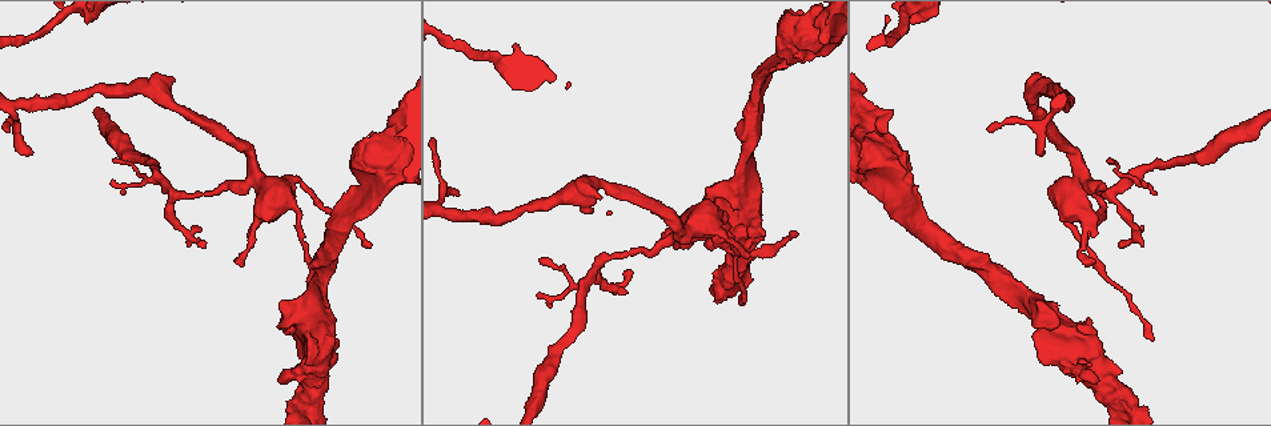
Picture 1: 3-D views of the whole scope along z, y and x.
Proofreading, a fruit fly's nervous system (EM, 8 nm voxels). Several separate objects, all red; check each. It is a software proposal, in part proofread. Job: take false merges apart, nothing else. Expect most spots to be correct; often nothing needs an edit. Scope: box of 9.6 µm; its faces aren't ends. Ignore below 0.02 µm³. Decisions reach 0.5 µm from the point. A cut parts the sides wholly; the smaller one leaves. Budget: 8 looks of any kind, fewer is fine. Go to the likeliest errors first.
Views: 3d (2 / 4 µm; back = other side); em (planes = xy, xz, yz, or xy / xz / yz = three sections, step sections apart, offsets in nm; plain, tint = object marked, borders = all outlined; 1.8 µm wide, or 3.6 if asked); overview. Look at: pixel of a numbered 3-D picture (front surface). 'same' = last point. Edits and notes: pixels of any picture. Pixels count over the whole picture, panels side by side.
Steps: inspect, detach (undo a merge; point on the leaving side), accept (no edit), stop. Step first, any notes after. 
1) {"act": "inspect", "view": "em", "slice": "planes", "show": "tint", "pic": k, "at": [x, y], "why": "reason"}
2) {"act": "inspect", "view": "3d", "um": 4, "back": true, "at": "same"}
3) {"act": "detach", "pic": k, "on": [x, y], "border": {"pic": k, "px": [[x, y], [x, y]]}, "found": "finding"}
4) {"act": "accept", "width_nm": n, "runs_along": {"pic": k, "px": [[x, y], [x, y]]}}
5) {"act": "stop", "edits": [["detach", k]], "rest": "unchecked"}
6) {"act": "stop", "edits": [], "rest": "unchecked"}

{"act": "inspect", "view": "3d", "um": 2, "back": true, "pic": 1, "at": [1081, 186], "why": "abrupt turn"}

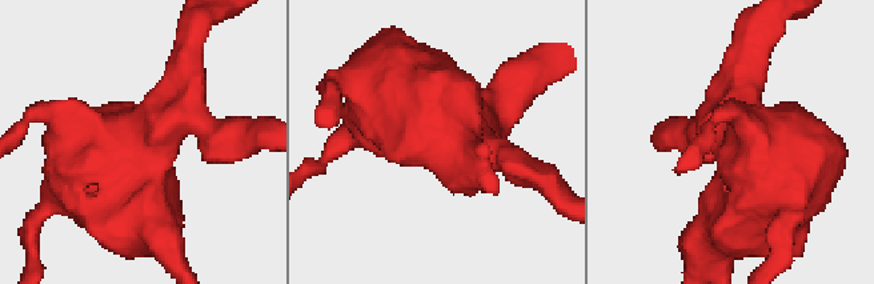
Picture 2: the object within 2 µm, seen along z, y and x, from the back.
{"act": "inspect", "view": "em", "slice": "planes", "show": "tint", "pic": 2, "at": [738, 144]}

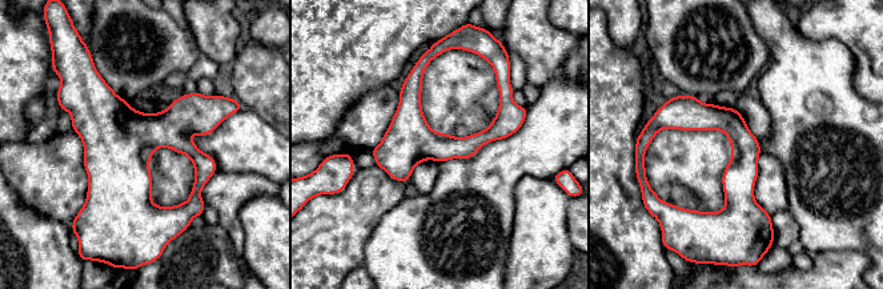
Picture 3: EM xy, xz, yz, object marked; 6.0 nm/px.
{"act": "accept", "found": "all the same cell"}

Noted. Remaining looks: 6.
{"act": "inspect", "view": "em", "slice": "xy", "step": 8, "show": "borders", "pic": 1, "at": [778, 60]}

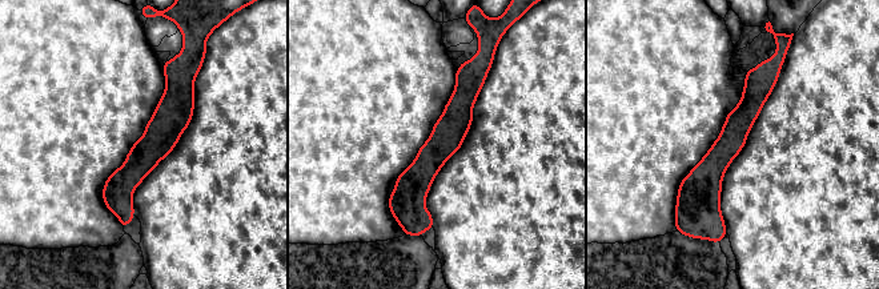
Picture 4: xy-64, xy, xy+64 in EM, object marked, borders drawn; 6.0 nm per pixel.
{"act": "accept", "runs_along": {"pic": 4, "px": [[461, 69], [417, 179], [422, 224]]}, "found": "one cell here"}

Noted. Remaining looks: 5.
{"act": "stop", "edits": [], "rest": "unchecked"}

